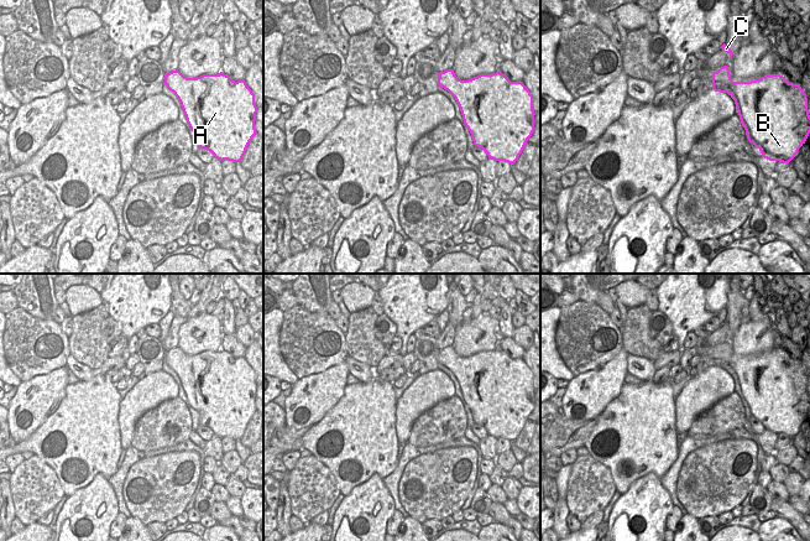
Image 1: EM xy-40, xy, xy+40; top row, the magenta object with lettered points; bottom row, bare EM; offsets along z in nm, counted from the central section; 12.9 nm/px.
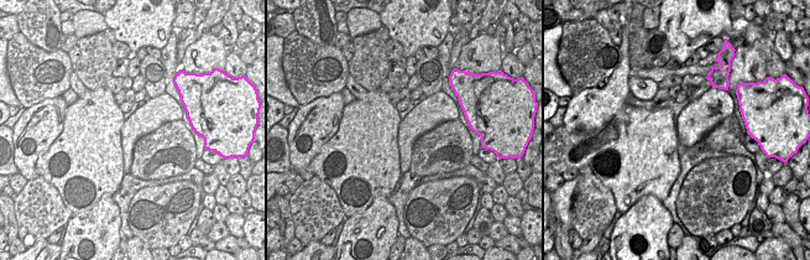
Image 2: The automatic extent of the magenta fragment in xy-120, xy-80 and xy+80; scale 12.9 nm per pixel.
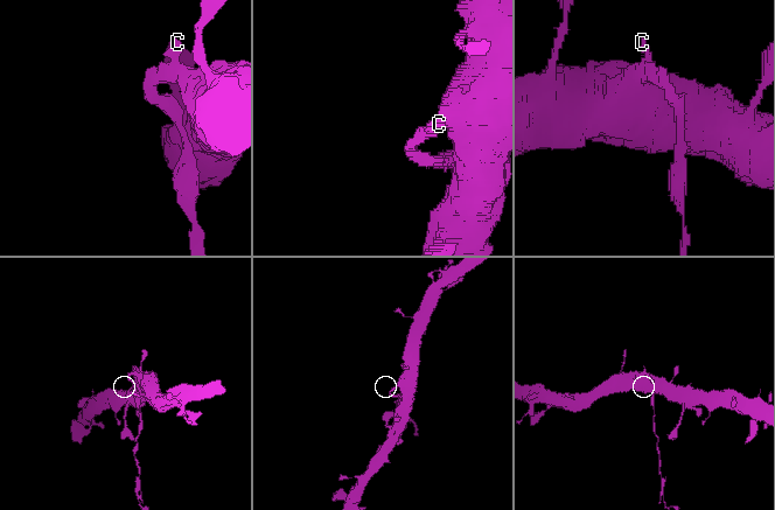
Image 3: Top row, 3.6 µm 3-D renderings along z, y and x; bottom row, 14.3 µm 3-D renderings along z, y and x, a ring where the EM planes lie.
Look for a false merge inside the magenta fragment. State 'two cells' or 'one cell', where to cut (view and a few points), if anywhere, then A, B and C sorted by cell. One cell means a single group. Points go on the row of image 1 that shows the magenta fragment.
two cells; cut xy (454, 74), (448, 74), (439, 83); groups A B / C

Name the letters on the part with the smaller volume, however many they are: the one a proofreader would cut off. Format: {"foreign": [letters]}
{"foreign": ["C"]}

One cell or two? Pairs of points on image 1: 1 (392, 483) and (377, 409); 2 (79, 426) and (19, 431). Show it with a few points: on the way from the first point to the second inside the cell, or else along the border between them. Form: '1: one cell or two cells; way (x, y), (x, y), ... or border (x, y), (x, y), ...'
1: two cells; border (396, 467), (382, 479)
2: two cells; border (56, 410), (27, 437), (16, 443)

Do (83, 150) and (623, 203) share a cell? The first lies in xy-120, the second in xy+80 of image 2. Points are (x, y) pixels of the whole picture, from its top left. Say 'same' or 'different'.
same

